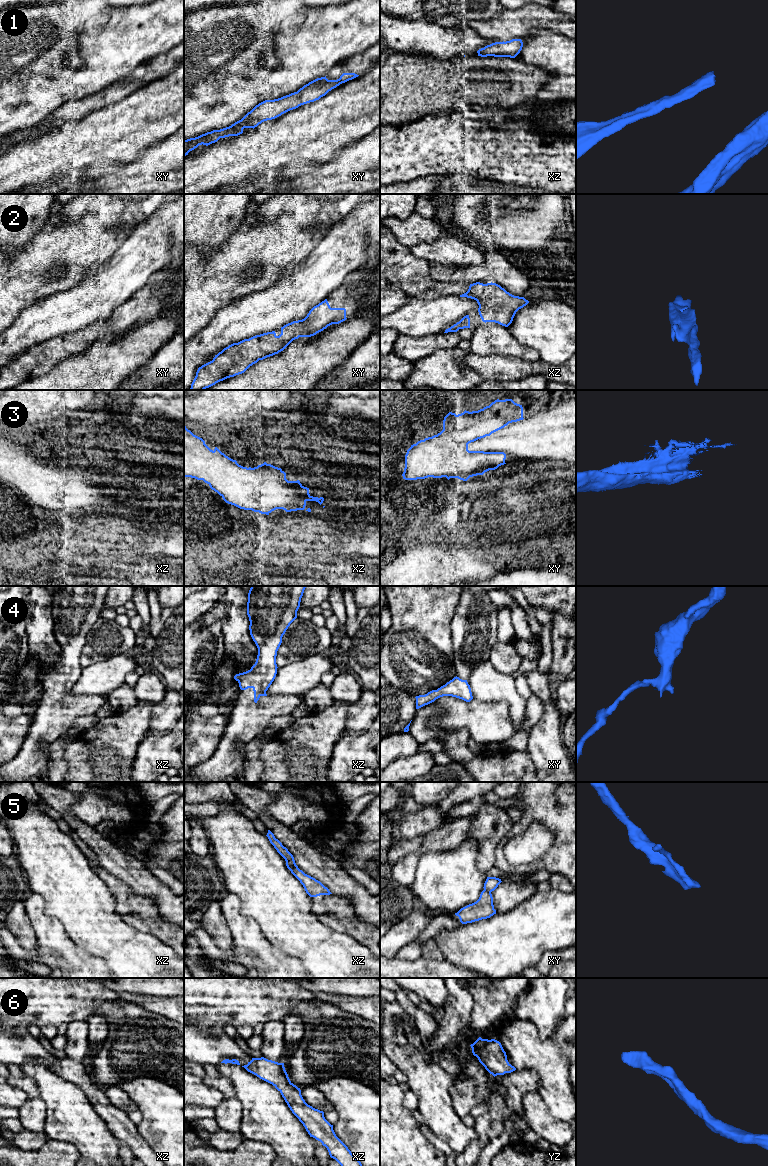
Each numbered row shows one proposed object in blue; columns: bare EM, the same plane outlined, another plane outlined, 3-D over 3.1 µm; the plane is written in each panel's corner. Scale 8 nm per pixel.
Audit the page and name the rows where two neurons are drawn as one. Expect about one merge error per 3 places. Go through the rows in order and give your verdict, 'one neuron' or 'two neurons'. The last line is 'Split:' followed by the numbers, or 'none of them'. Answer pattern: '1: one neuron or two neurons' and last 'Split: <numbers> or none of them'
1: one neuron
2: one neuron
3: one neuron
4: one neuron
5: one neuron
6: one neuron
Split: none of them

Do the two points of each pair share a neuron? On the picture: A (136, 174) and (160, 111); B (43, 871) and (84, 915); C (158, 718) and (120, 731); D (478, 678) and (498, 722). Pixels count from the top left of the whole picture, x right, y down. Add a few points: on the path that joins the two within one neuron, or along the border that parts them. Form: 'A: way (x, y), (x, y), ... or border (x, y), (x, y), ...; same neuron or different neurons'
A: border (165, 138), (152, 143), (137, 158), (125, 164); different neurons
B: way (54, 882), (76, 904); same neuron
C: border (156, 703), (146, 734); different neurons
D: border (473, 698), (479, 701), (504, 701), (510, 713); different neurons

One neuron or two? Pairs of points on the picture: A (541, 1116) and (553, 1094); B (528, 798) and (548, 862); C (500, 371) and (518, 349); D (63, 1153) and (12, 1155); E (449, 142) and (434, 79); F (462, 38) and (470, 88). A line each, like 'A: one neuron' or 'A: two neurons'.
A: two neurons
B: one neuron
C: two neurons
D: one neuron
E: two neurons
F: two neurons

